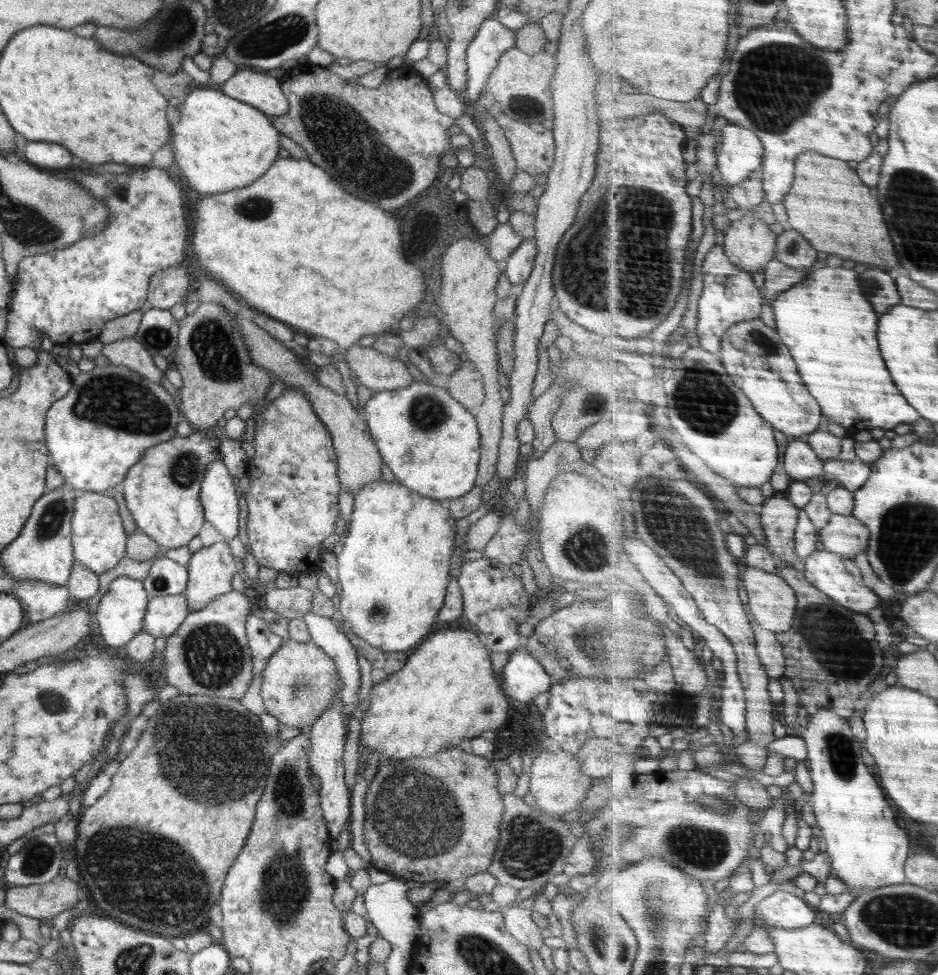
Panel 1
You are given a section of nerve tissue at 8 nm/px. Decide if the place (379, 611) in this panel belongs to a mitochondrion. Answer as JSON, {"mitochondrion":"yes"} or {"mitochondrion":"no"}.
{"mitochondrion":"yes"}

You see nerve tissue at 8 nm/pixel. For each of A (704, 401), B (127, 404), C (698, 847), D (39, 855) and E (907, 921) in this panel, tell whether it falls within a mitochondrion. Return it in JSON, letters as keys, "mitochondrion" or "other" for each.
{"A":"mitochondrion","B":"mitochondrion","C":"mitochondrion","D":"mitochondrion","E":"mitochondrion"}

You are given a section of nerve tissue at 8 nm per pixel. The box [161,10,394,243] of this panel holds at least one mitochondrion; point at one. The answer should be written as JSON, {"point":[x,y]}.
{"point":[273,36]}

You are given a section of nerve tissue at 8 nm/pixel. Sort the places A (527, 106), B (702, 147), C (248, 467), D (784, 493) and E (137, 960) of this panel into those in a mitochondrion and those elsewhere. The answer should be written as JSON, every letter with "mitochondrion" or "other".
{"A":"mitochondrion","B":"other","C":"other","D":"other","E":"mitochondrion"}

